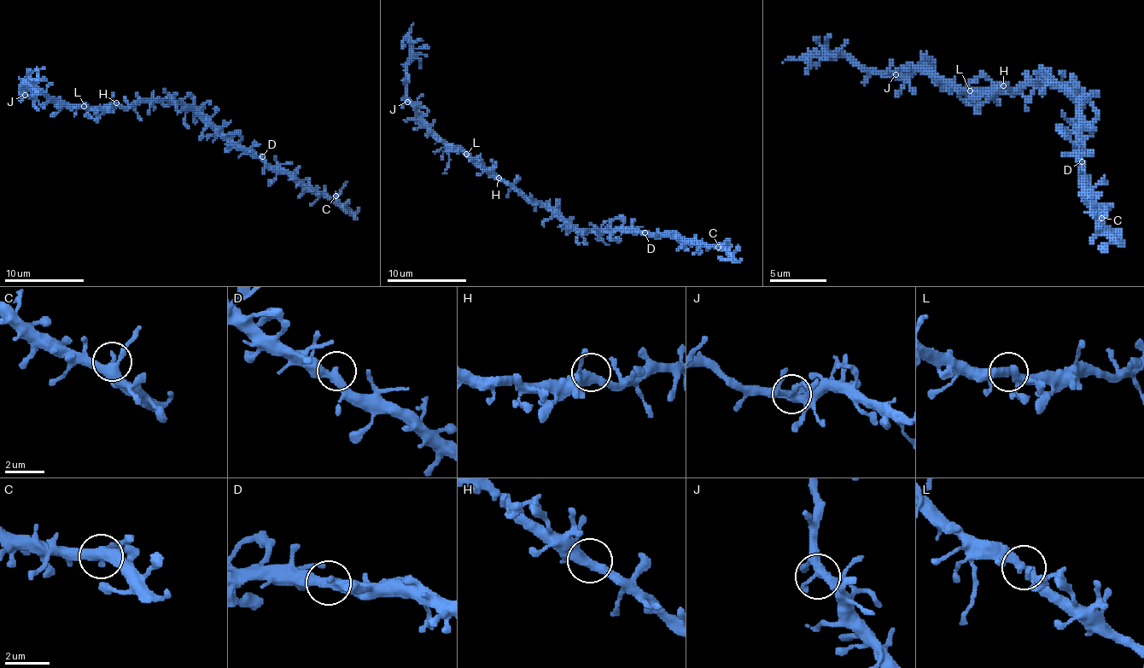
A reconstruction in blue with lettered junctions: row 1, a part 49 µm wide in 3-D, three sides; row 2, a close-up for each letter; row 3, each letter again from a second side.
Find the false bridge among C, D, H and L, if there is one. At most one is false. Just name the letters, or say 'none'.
none

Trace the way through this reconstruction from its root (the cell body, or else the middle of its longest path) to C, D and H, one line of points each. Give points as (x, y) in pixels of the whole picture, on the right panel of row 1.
C: (1042, 82), (1059, 82), (1079, 102), (1082, 187), (1093, 201), (1099, 220), (1101, 218)
D: (1042, 82), (1059, 82), (1079, 102), (1079, 159), (1082, 161)
H: (1042, 82), (1025, 82), (1014, 90), (1008, 90), (1003, 85)

